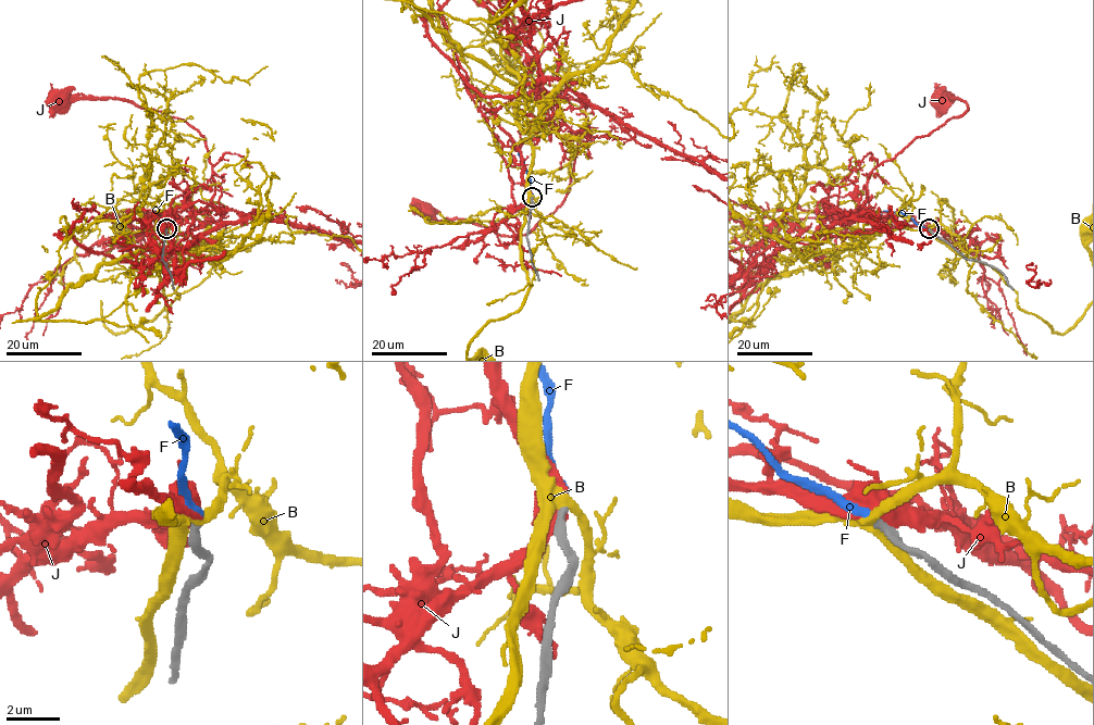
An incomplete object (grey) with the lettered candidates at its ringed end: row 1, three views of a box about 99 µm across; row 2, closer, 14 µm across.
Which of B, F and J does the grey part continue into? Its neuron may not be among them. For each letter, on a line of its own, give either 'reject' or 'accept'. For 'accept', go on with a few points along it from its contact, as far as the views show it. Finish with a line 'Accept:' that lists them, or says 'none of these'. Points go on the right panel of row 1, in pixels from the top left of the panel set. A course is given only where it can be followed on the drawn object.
B: reject
F: accept; course (929, 229), (900, 212), (881, 213)
J: reject
Accept: F

